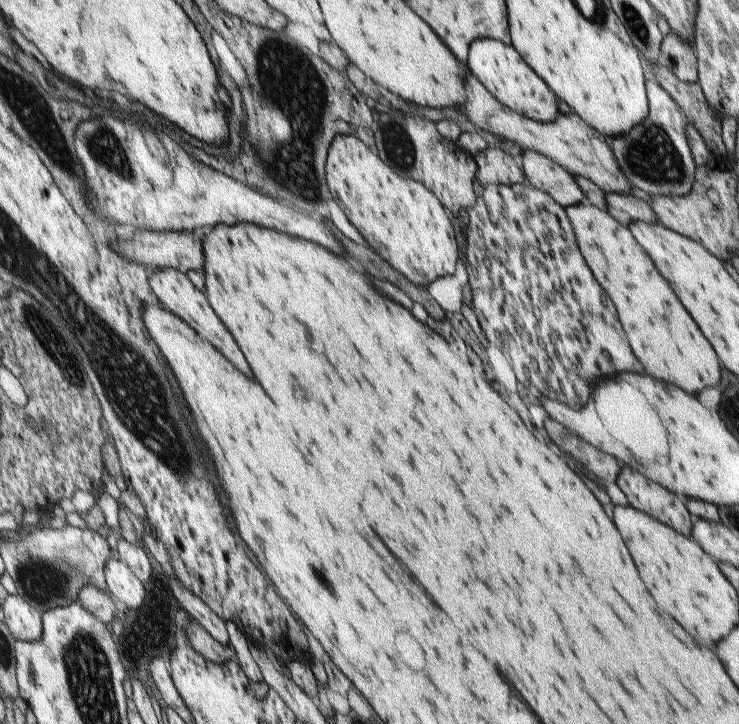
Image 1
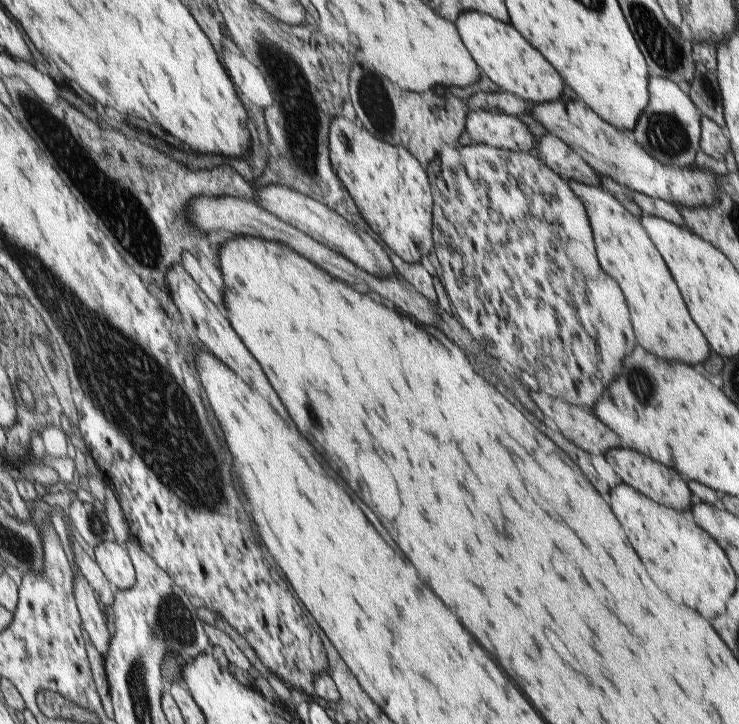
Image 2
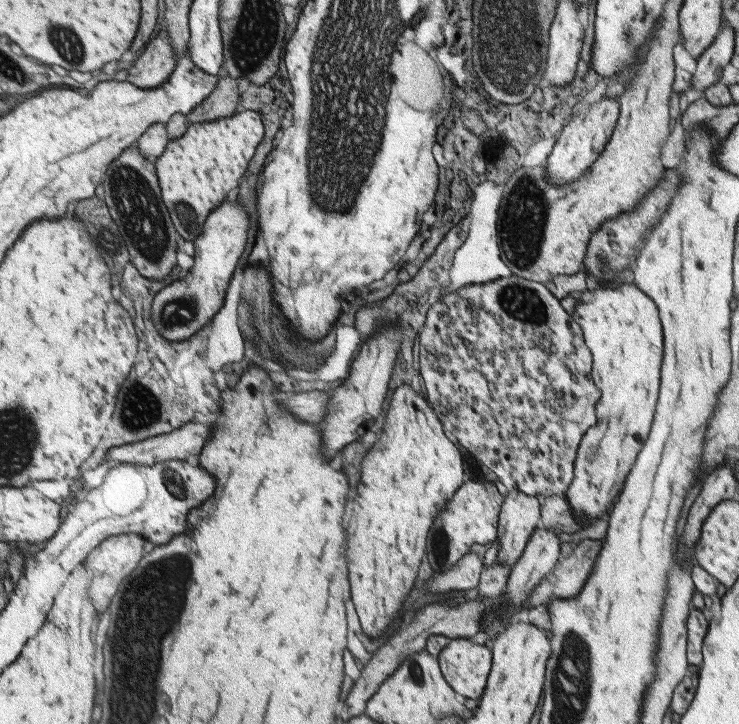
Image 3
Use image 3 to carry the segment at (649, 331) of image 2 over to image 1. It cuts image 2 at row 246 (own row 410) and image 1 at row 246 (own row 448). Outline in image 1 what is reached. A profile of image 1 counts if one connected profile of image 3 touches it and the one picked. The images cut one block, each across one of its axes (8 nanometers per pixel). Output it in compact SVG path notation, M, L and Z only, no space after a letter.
M590 202L577 204L576 207L566 207L565 211L583 259L598 284L604 292L609 293L610 300L613 300L620 322L626 324L626 332L630 332L630 340L634 340L634 352L638 352L638 360L642 360L642 366L646 368L646 372L658 380L664 380L682 388L688 394L698 394L704 388L718 386L722 378L720 374L722 368L720 368L714 347L702 334L700 327L674 294L666 279L658 272L644 248L630 234L631 230L614 220L607 210L599 209Z

